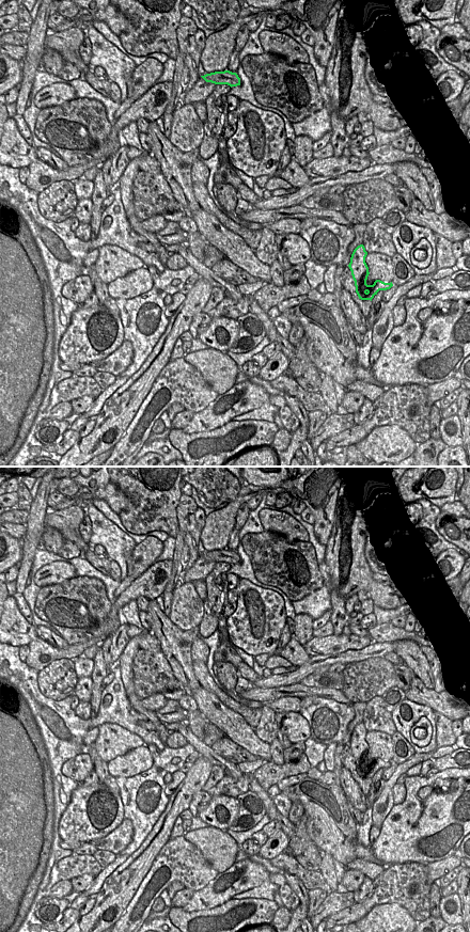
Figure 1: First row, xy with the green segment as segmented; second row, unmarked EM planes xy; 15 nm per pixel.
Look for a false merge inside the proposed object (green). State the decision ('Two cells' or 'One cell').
One cell

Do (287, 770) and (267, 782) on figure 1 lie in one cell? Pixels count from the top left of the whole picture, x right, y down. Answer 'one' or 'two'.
one

